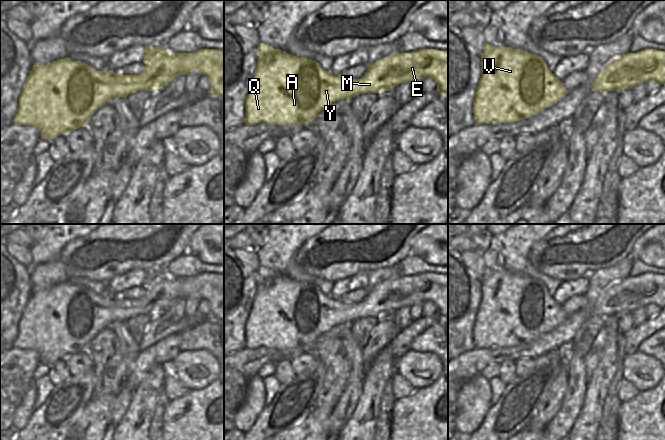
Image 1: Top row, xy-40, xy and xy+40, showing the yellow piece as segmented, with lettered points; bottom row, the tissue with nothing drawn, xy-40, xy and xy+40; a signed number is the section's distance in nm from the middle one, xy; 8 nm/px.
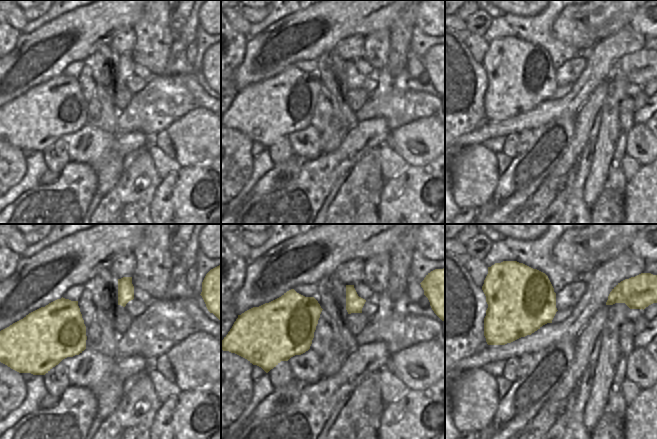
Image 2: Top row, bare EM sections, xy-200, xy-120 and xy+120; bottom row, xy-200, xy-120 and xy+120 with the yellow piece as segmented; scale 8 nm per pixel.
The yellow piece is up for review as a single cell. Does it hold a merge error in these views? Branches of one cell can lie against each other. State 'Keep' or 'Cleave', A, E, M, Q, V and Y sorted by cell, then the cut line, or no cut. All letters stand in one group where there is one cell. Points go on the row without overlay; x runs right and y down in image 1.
Keep. Groups: A E M Q V Y. No split

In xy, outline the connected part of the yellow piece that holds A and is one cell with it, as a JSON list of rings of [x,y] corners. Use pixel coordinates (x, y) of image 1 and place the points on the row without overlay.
[[[260,267],[257,292],[245,322],[245,349],[300,349],[312,346],[318,337],[336,325],[352,323],[362,317],[393,315],[402,307],[430,301],[437,306],[437,315],[448,319],[448,275],[420,273],[410,277],[394,277],[372,289],[360,303],[344,303],[326,295],[312,283],[296,281],[286,275]]]

